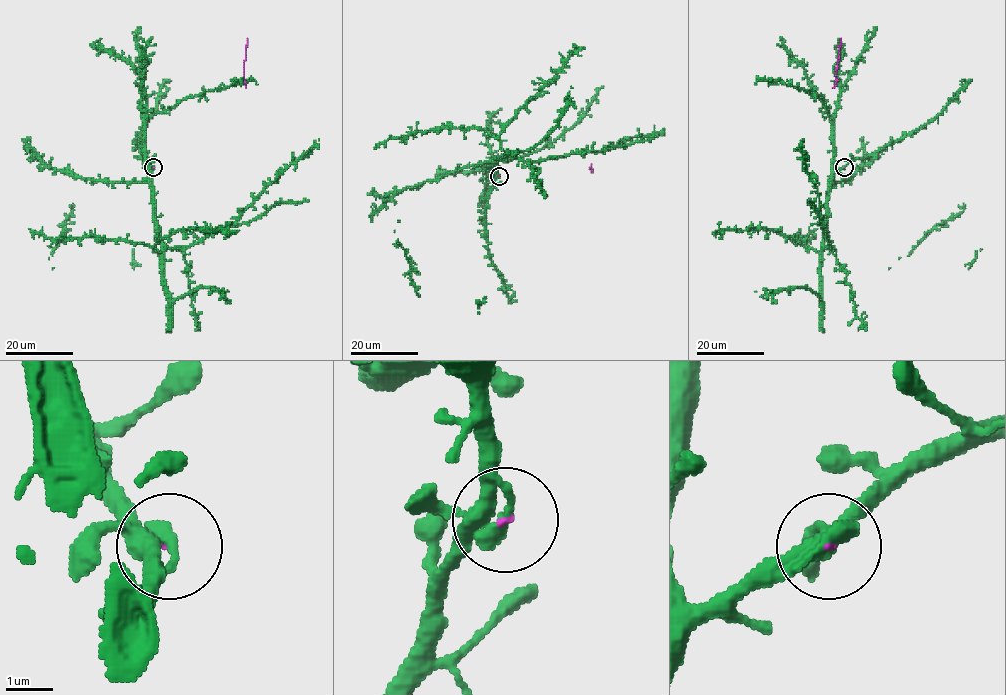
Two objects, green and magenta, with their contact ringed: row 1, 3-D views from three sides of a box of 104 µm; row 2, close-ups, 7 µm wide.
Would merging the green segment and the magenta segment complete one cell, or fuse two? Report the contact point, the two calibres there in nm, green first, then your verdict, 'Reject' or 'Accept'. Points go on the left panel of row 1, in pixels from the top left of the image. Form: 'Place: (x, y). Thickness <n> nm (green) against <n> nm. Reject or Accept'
Place: (153, 167). Thickness 320 nm (green) against 50 nm. Accept

